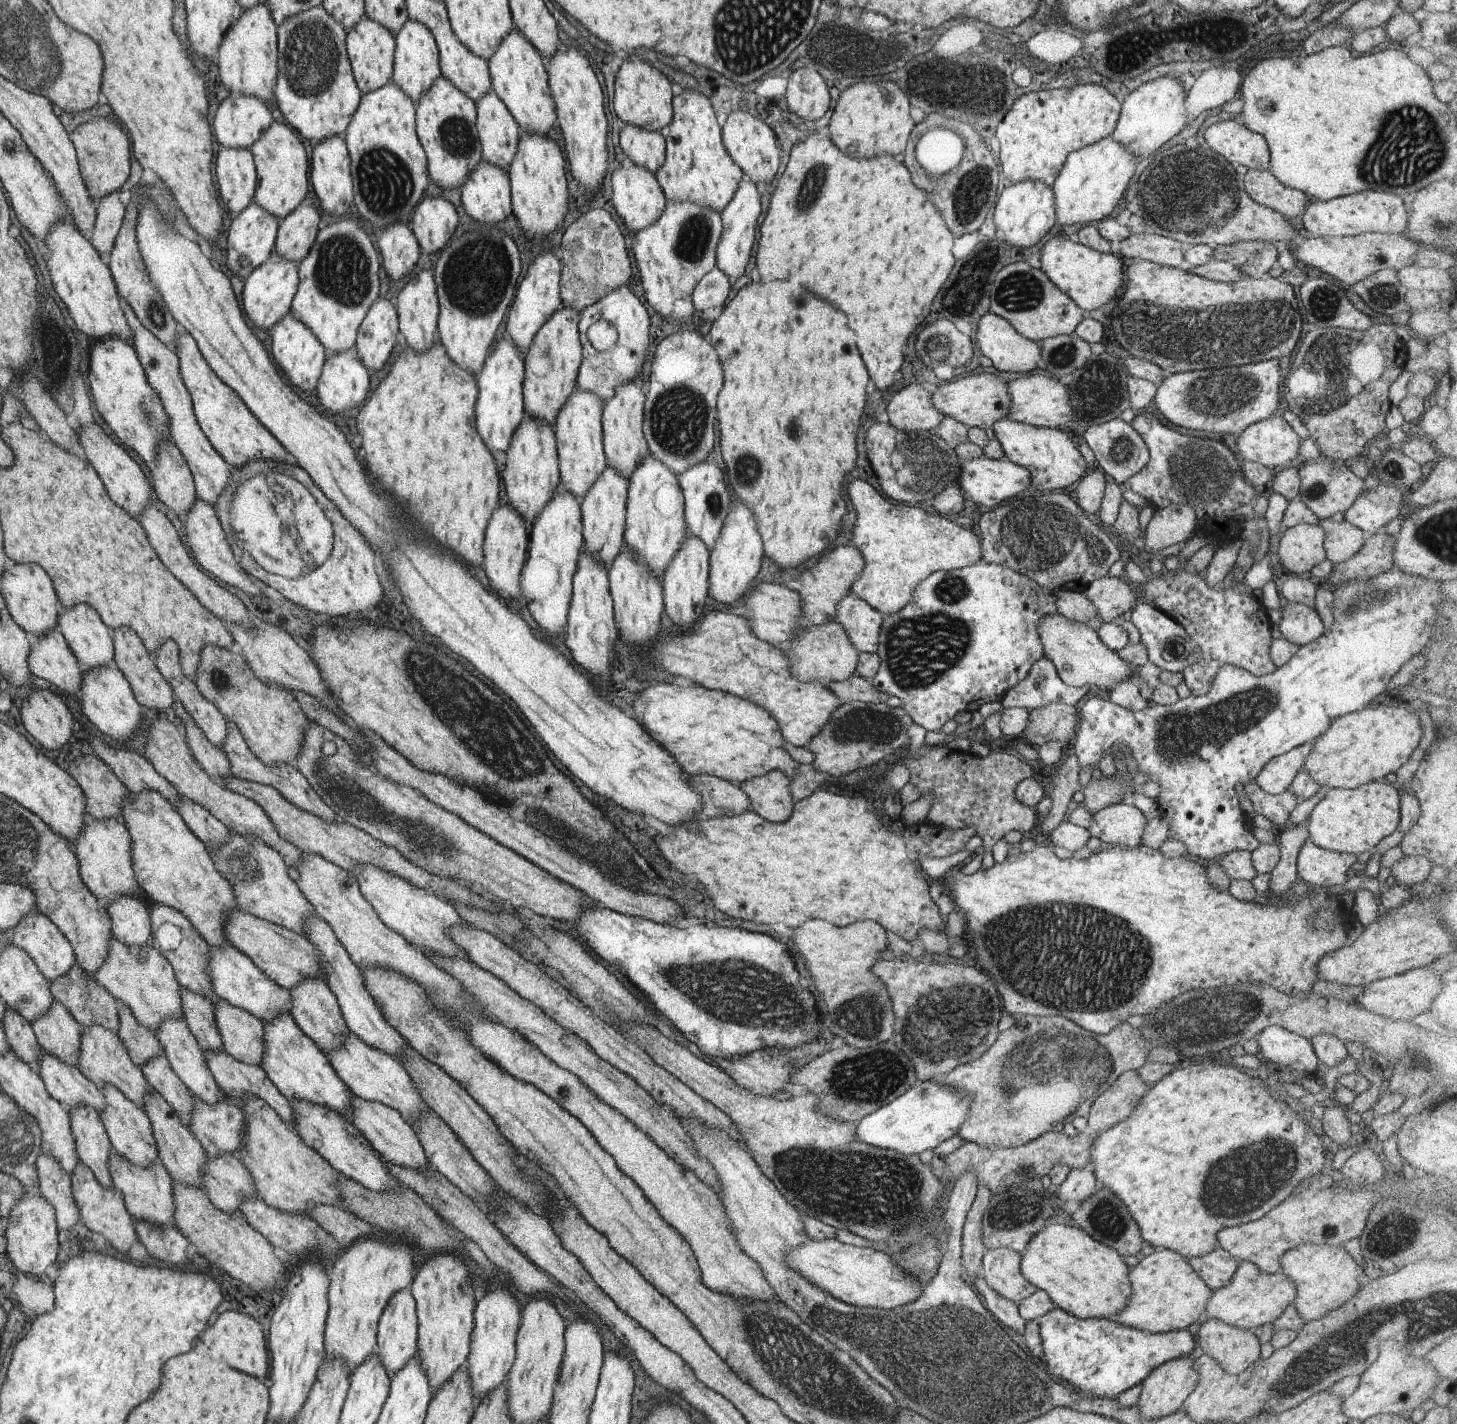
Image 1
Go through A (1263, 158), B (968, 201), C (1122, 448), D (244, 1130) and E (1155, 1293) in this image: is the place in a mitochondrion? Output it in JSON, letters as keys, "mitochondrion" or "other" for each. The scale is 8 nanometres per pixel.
{"A":"other","B":"mitochondrion","C":"mitochondrion","D":"other","E":"other"}

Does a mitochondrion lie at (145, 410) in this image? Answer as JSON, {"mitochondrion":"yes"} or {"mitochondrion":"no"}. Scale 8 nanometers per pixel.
{"mitochondrion":"yes"}

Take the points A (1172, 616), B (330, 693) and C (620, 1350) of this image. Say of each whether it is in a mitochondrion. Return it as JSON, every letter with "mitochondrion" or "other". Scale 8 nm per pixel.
{"A":"other","B":"other","C":"other"}

